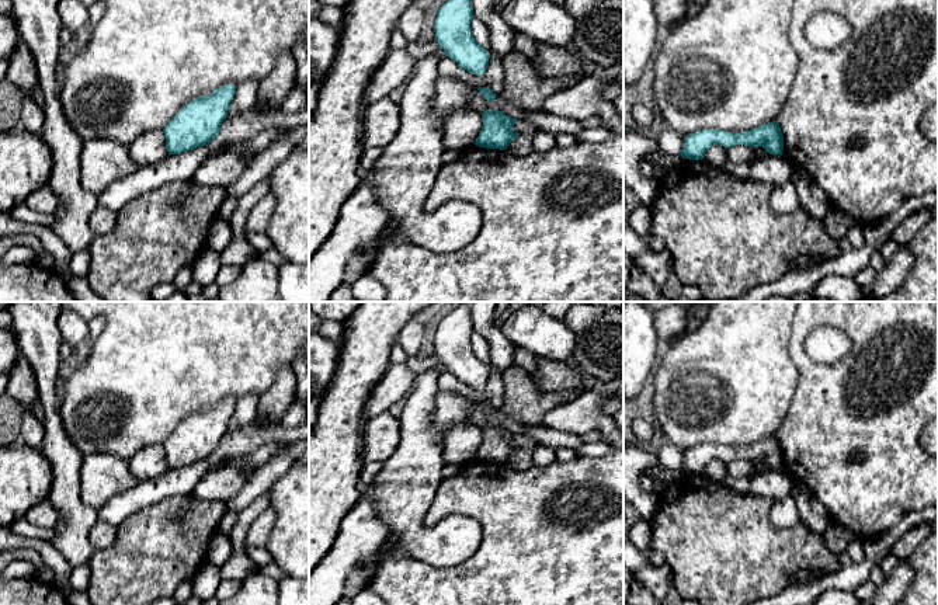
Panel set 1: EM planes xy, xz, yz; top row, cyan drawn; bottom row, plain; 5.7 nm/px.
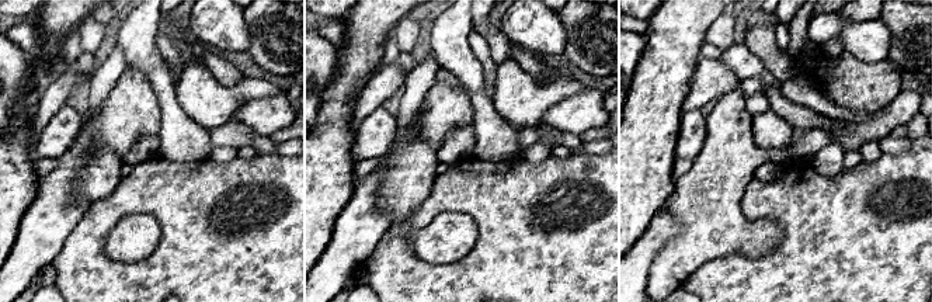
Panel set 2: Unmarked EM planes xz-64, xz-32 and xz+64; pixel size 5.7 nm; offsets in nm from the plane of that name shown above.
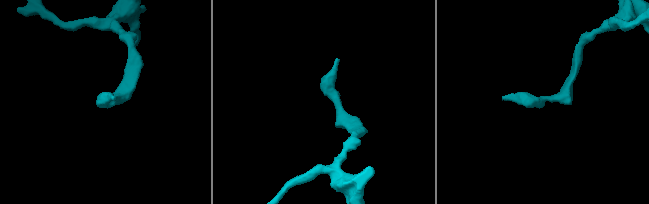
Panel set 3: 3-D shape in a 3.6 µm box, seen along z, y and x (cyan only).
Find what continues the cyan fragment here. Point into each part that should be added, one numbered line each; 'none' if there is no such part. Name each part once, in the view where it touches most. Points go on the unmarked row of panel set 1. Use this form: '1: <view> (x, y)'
none

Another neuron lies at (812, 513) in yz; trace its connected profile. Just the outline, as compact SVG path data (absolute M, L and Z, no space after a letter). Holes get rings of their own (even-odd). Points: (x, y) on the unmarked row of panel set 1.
M795 481L791 496L796 500L799 522L805 524L814 533L823 533L831 518L810 488L802 481Z

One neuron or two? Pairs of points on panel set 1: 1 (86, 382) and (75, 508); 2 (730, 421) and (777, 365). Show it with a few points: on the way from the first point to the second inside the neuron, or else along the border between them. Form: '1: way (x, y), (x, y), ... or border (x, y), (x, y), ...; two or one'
1: border (62, 426), (68, 438), (83, 455); two
2: way (735, 407), (763, 379); one

